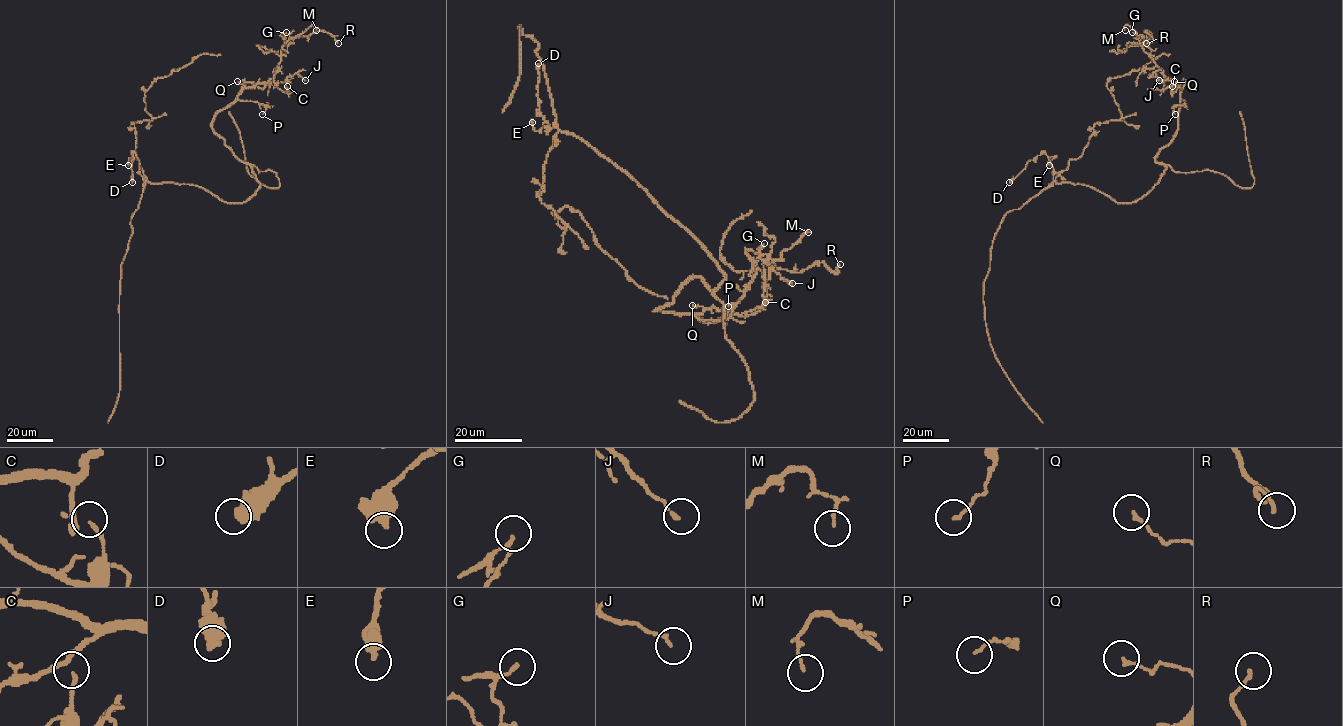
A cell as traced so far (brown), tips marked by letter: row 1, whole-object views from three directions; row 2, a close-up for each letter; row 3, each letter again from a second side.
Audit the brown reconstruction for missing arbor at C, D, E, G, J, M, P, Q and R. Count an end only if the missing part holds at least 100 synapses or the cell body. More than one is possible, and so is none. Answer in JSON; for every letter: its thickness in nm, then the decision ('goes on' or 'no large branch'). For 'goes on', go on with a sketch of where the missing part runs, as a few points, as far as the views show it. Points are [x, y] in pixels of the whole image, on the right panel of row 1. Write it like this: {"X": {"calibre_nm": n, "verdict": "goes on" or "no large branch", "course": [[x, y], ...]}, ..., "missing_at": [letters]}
{"C": {"calibre_nm": 110, "verdict": "no large branch"}, "D": {"calibre_nm": 550, "verdict": "no large branch"}, "E": {"calibre_nm": 480, "verdict": "no large branch"}, "G": {"calibre_nm": 140, "verdict": "no large branch"}, "J": {"calibre_nm": 110, "verdict": "no large branch"}, "M": {"calibre_nm": 100, "verdict": "no large branch"}, "P": {"calibre_nm": 110, "verdict": "no large branch"}, "Q": {"calibre_nm": 120, "verdict": "no large branch"}, "R": {"calibre_nm": 130, "verdict": "no large branch"}, "missing_at": []}

